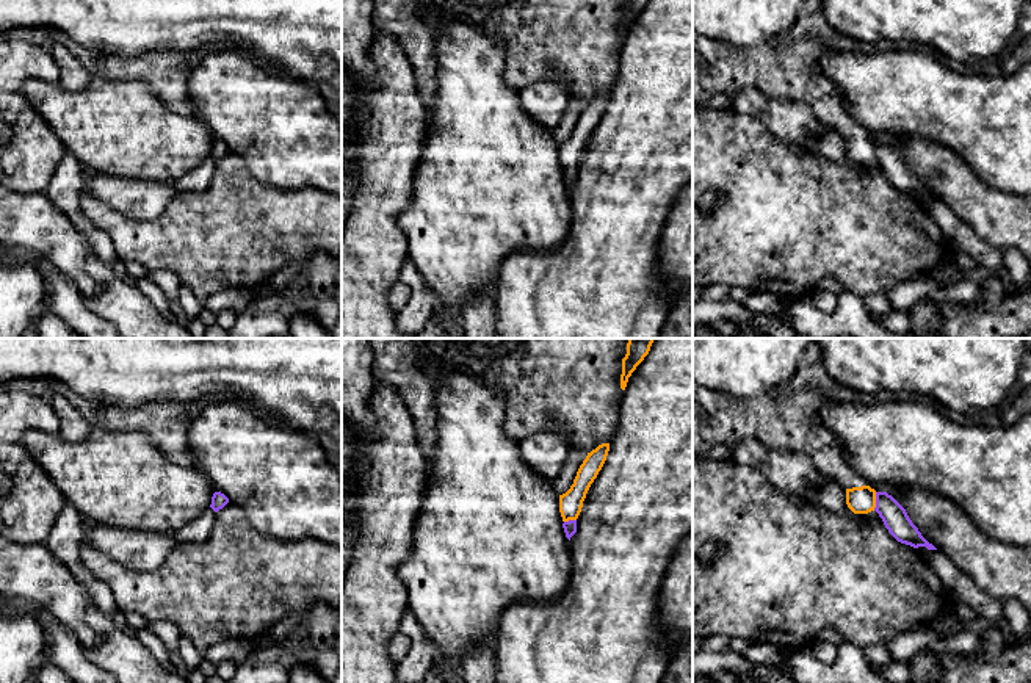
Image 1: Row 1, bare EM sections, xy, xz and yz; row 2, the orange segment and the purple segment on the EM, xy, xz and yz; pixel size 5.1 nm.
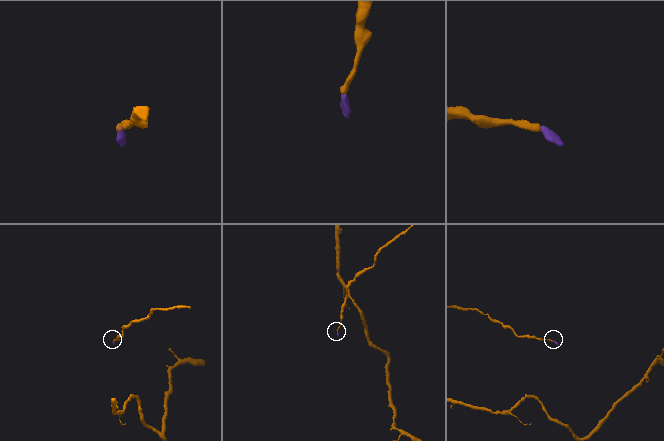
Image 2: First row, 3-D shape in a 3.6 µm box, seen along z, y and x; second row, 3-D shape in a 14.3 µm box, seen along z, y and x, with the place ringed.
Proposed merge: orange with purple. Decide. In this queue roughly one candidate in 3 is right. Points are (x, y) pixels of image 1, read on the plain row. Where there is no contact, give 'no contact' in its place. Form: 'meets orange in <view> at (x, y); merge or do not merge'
meets orange in yz at (875, 151); merge

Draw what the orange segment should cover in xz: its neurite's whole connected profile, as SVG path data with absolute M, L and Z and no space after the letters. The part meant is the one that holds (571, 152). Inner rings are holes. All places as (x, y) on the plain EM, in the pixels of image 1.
M602 92L595 99L588 102L586 108L583 110L583 113L577 121L573 133L566 143L559 144L559 161L564 171L563 177L569 190L577 182L577 168L581 161L583 150L586 147L591 133L602 119L608 100L610 92Z

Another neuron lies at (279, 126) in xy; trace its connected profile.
M230 49L204 56L190 70L186 97L193 116L240 155L259 182L279 190L312 186L342 199L342 124L327 110L320 86L268 72L255 58Z

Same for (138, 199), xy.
M94 174L83 190L92 193L114 211L138 221L158 218L177 196L174 183L147 182Z

